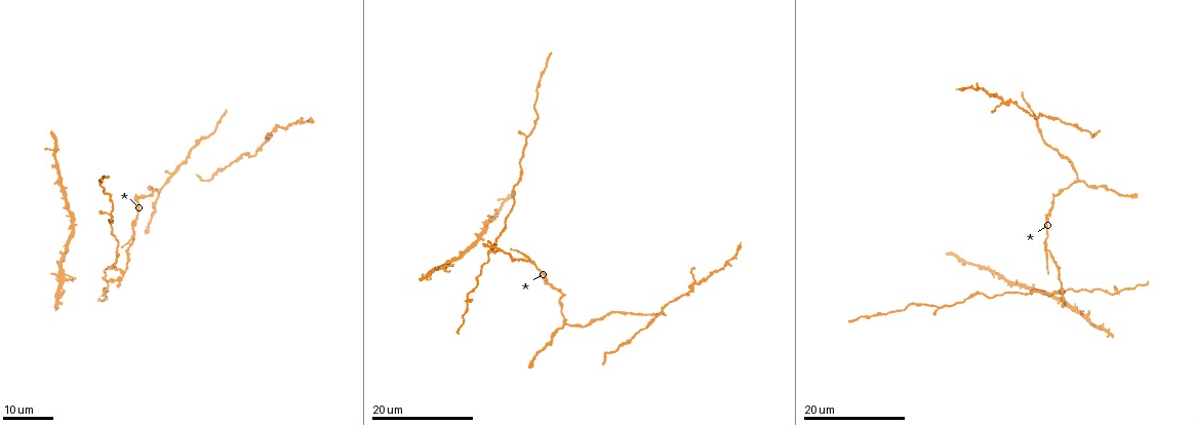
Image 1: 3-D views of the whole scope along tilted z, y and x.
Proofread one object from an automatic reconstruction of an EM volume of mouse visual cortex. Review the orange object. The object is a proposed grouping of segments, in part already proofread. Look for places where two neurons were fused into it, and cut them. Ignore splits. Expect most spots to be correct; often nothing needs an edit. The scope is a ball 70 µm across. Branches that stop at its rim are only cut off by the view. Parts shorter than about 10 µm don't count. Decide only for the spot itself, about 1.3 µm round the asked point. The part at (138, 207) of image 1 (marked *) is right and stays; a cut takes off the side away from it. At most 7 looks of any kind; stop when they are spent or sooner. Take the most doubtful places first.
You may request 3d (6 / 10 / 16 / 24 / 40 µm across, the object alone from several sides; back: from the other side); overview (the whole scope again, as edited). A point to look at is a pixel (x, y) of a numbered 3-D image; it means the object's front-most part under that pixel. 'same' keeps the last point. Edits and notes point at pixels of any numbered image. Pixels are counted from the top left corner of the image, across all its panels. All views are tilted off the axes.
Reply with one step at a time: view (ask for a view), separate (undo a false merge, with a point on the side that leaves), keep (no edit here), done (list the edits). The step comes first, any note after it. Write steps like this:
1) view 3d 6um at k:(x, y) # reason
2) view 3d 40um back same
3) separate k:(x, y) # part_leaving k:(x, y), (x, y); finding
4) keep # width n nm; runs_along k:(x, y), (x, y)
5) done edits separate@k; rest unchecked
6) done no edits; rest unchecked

view 3d 24um at 1:(652, 319)

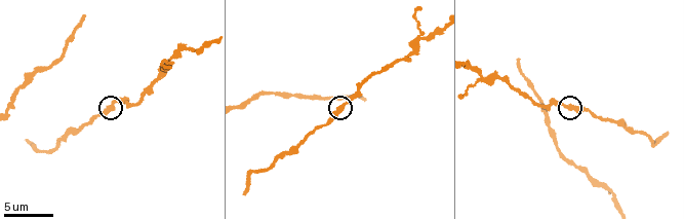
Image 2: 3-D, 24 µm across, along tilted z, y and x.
view 3d 6um at 2:(568, 108)

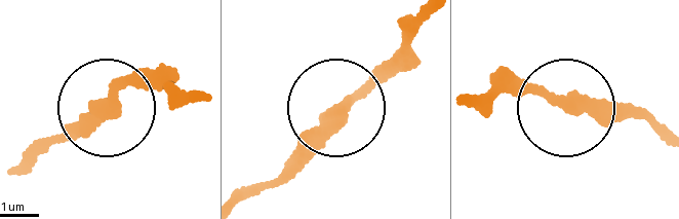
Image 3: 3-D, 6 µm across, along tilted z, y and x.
keep # width 360 nm; one neuron here

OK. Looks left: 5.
view 3d 24um at 1:(1079, 179) # three-way junction

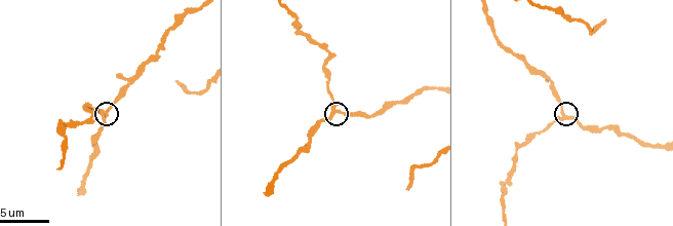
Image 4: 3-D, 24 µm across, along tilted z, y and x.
view 3d 10um at 4:(339, 110)

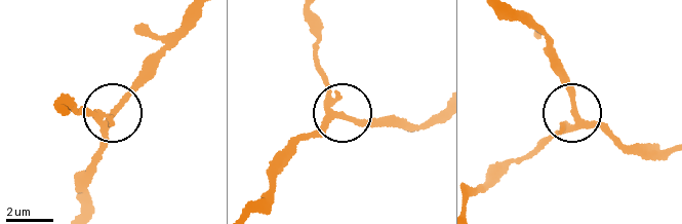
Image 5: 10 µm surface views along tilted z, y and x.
keep # width 240 nm; runs_along 5:(309, 19), (316, 58), (340, 114), (294, 137); all the same neuron

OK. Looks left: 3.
view 3d 16um at 1:(491, 250) # arms part here

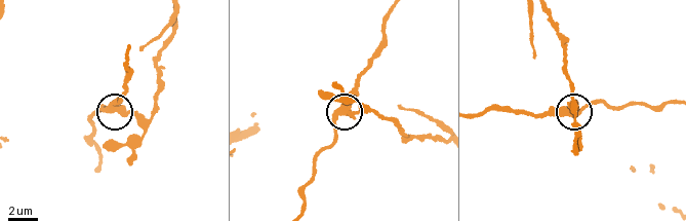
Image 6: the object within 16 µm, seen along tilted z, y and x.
view 3d 10um at 6:(109, 107)

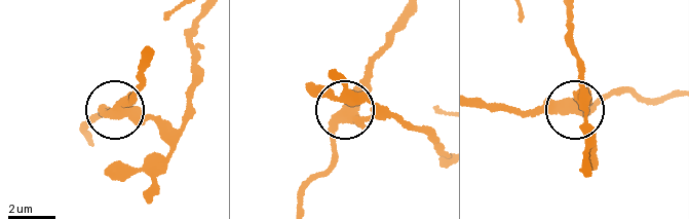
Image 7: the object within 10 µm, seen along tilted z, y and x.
separate 7:(551, 110) # width 350 nm; part_leaving 7:(131, 113), (122, 100), (138, 84), (145, 55); a second neuron is stuck on

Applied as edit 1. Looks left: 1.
done edits separate@7; rest unchecked

